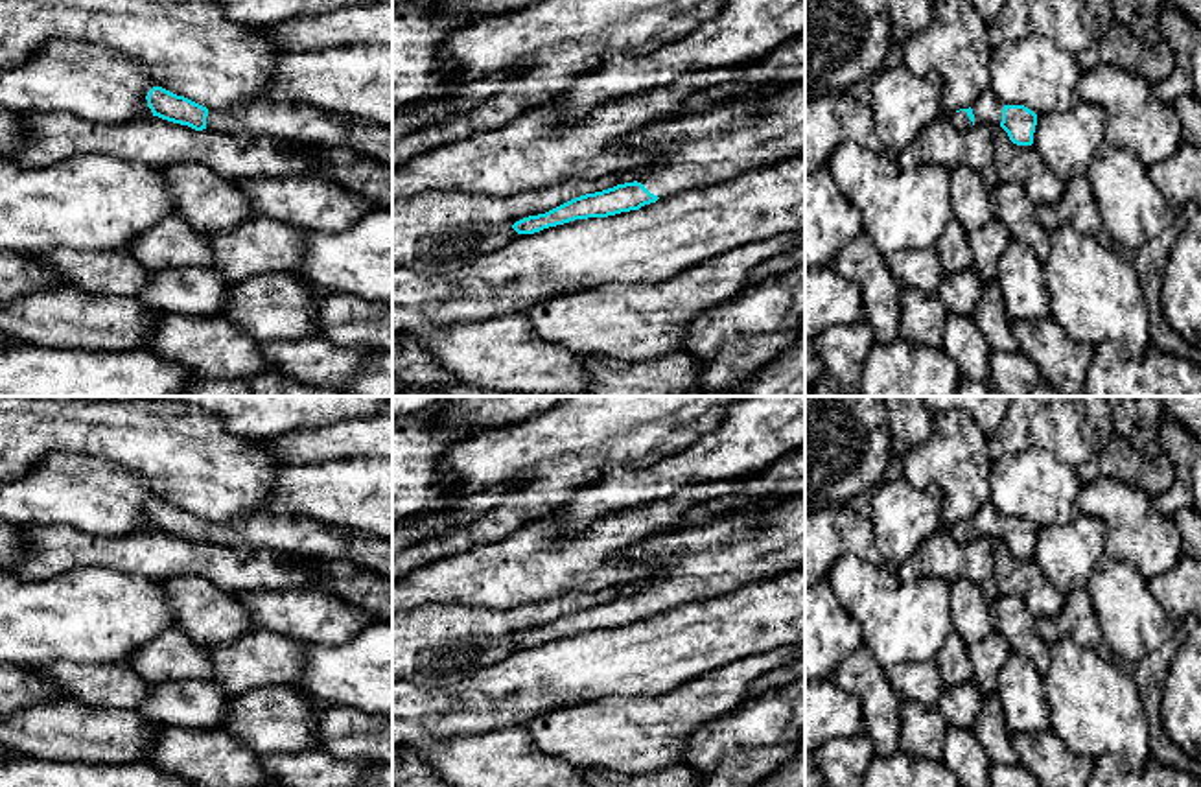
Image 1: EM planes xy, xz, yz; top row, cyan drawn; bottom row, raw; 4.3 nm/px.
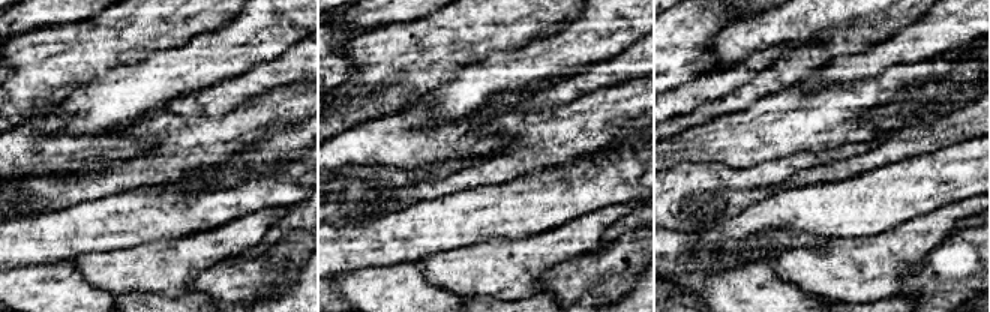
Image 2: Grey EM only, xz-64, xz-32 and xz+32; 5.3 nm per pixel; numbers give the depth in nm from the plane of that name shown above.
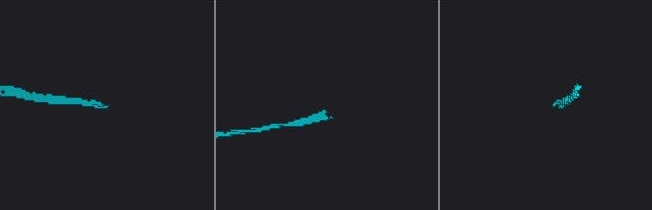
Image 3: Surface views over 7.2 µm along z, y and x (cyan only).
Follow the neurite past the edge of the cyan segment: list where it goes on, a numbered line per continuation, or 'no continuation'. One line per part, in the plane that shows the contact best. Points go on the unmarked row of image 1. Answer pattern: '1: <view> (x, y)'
1: yz (960, 533)

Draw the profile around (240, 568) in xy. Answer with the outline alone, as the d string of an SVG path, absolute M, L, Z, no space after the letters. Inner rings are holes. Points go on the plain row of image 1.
M66 525L22 527L26 557L13 568L22 579L50 579L87 566L127 577L166 581L199 575L228 592L317 588L319 573L306 558L247 546L195 544L158 529L105 536Z

